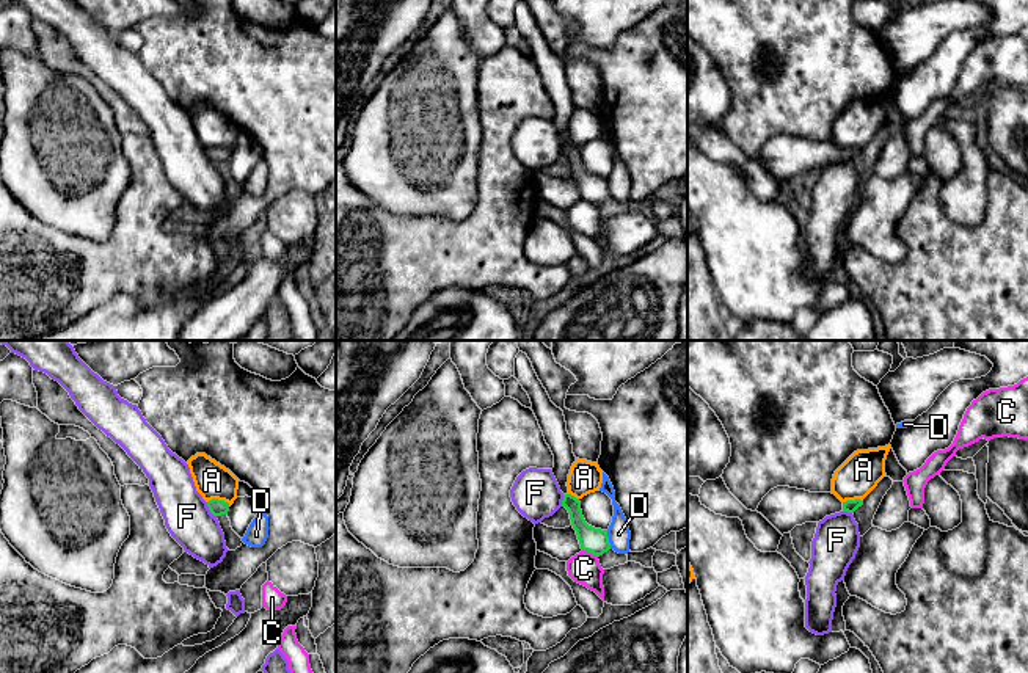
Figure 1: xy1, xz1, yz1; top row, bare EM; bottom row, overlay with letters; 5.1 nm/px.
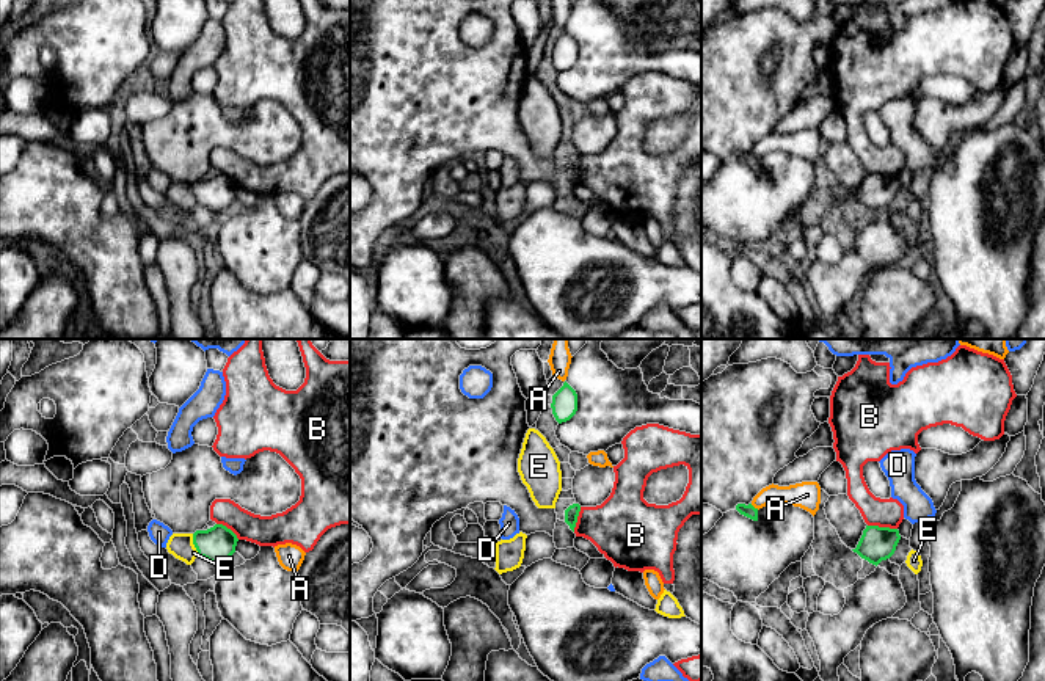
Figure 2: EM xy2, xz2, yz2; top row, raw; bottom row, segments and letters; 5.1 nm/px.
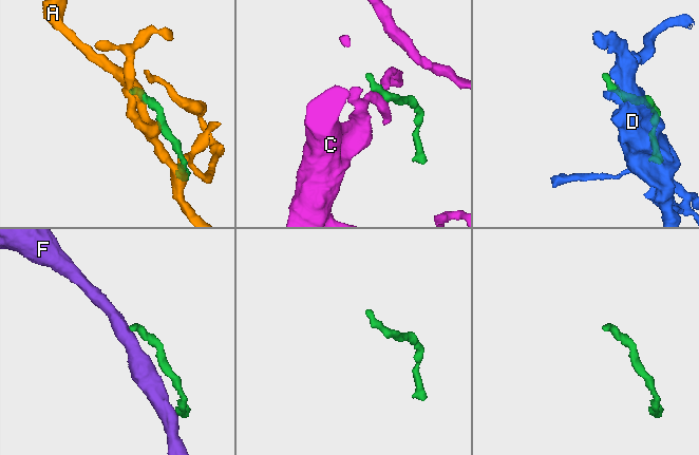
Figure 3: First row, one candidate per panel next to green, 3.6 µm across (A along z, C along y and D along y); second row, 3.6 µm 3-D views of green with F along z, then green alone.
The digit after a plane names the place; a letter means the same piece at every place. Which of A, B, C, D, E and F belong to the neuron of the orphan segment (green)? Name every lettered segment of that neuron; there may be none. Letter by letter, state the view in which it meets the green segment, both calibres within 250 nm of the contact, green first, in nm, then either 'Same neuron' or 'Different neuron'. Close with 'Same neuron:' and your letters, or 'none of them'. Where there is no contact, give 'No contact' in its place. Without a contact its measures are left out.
A: Touches green in xy1. Thickness 80 nm (green) against 190 nm. Different neuron
B: Touches green in yz2. Thickness 180 nm (green) against 140 nm. Different neuron
C: Touches green in xz1. Thickness 130 nm (green) against 160 nm. Different neuron
D: Touches green in xz1. Thickness 130 nm (green) against 120 nm. Different neuron
E: Touches green in xy2. Thickness 180 nm (green) against 130 nm. Different neuron
F: Touches green in xy1. Thickness 80 nm (green) against 240 nm. Different neuron
Same neuron: none of them

